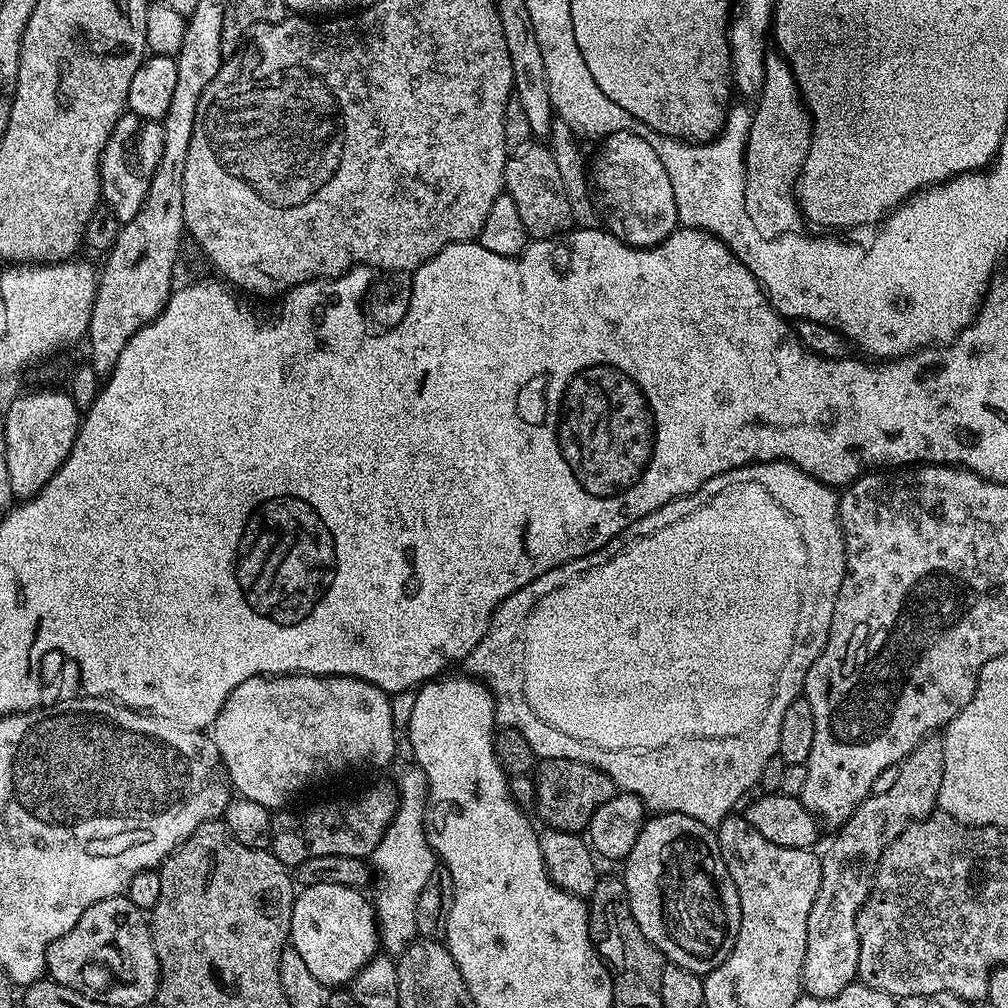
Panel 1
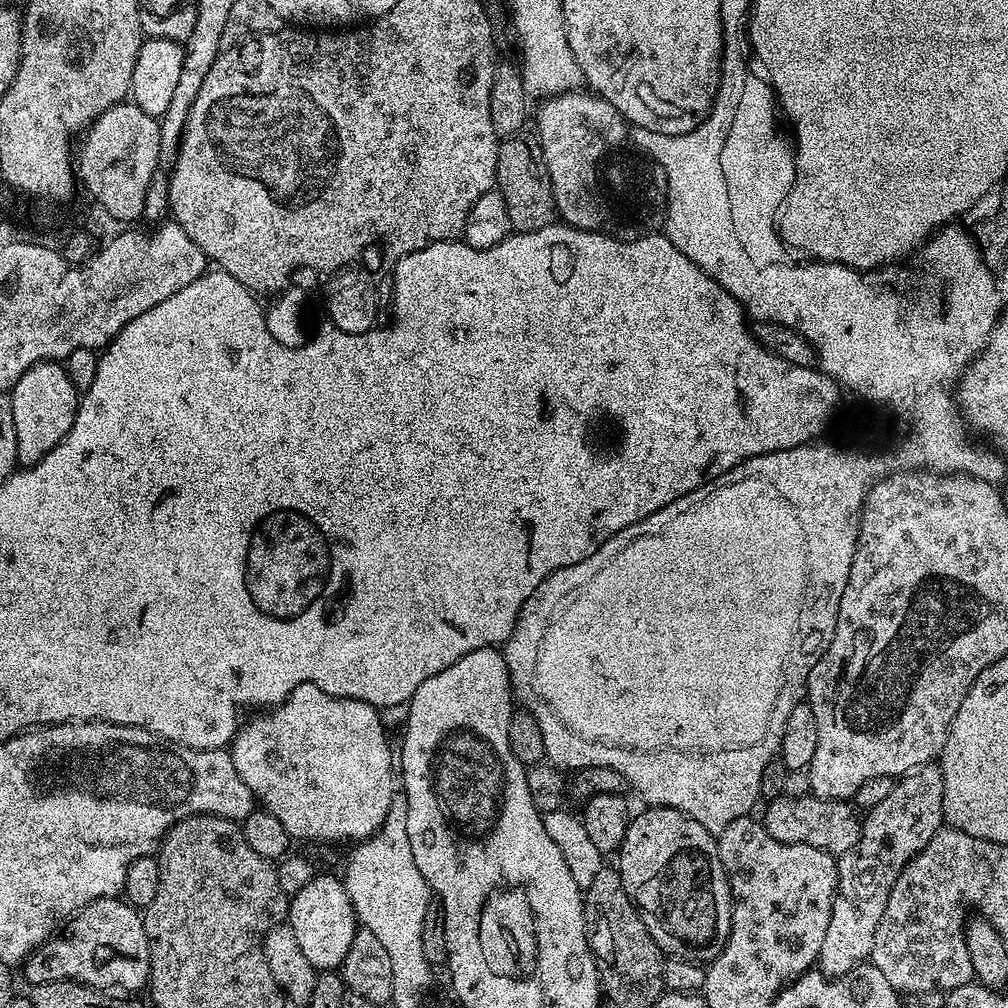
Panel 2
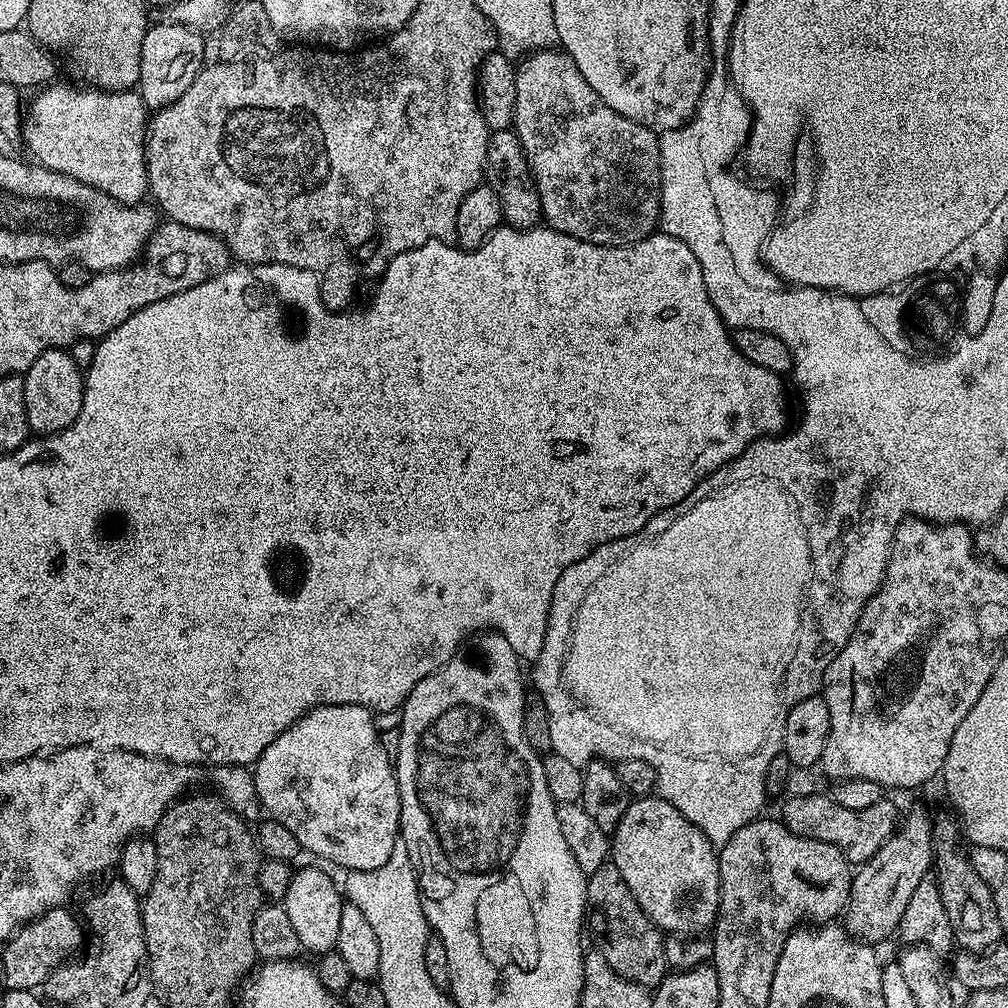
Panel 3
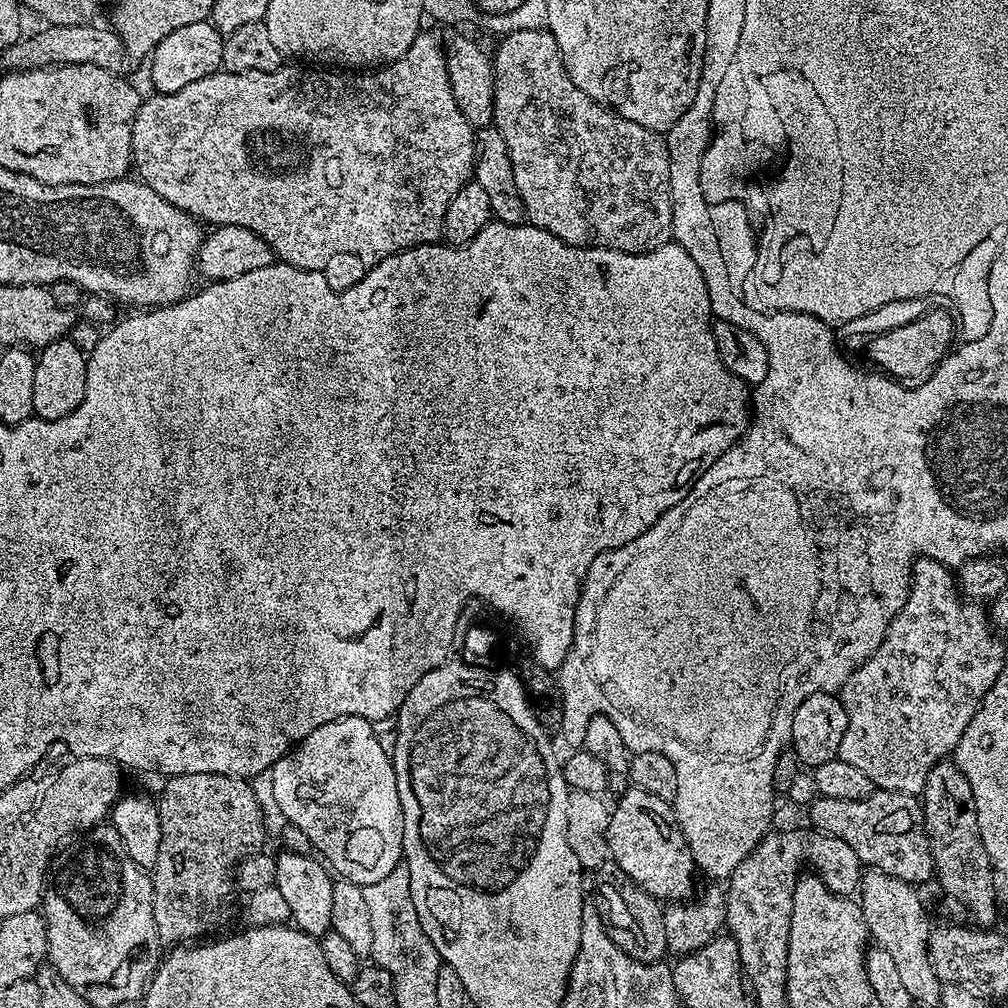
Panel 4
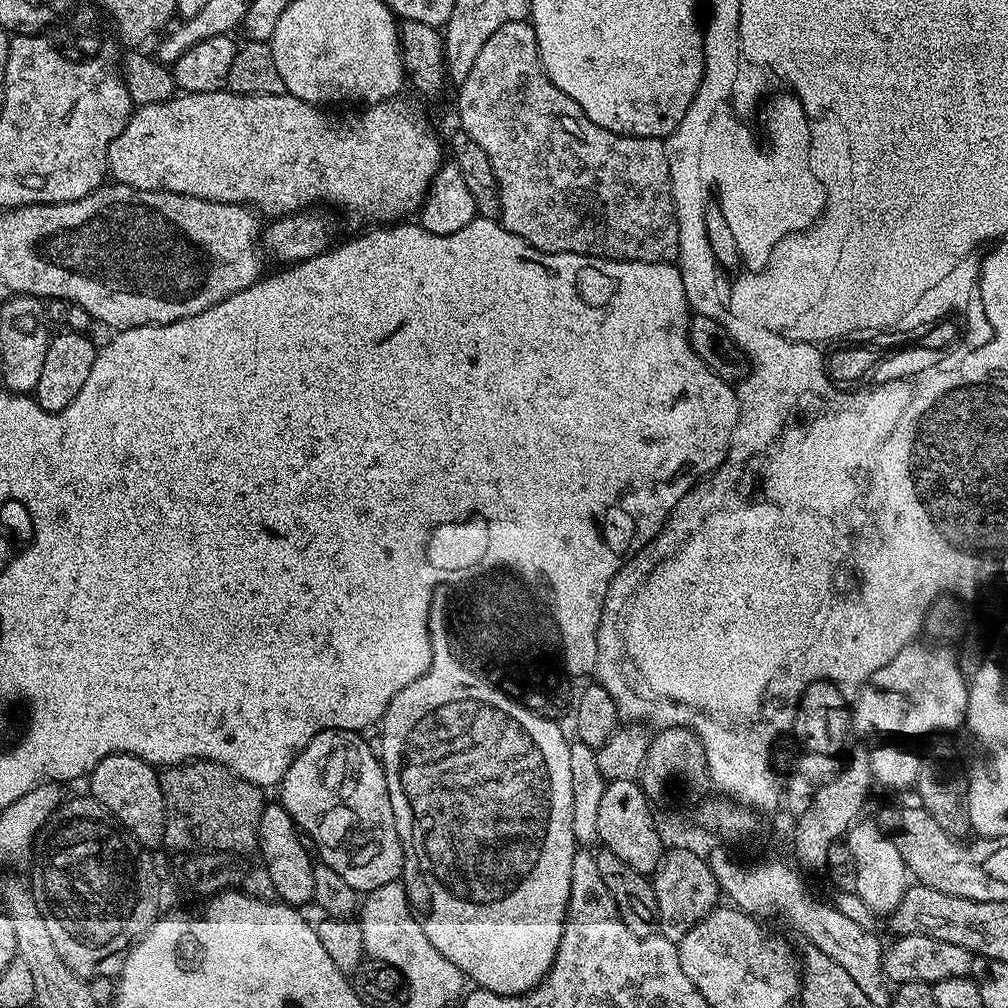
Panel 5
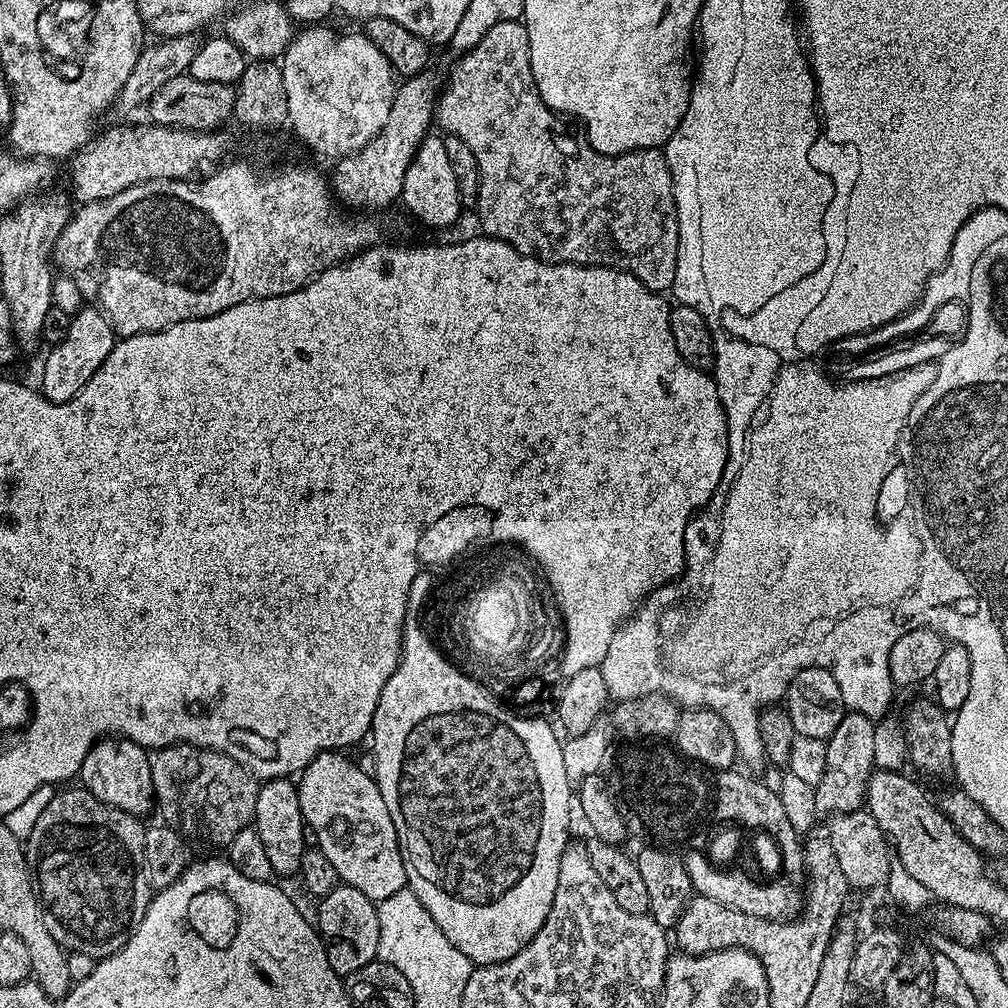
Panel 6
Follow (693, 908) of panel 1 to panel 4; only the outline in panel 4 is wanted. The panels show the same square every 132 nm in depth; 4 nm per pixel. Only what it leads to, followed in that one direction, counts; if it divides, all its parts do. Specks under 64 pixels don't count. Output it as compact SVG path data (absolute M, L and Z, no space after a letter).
M629 787L627 792L619 793L617 800L620 801L616 808L614 804L608 818L608 851L611 859L622 866L627 876L654 899L661 902L683 902L689 899L693 895L692 879L698 876L698 869L671 803L654 794L646 794L646 790L633 787Z

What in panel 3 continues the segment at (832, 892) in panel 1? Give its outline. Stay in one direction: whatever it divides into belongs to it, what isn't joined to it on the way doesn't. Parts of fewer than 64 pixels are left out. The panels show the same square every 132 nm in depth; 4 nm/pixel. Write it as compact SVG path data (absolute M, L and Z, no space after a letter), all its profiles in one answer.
M916 808L908 816L908 821L901 823L884 845L864 864L855 869L852 878L852 889L849 892L847 907L842 913L842 924L849 936L873 946L879 945L879 940L895 933L905 919L904 911L914 898L914 890L929 875L934 864L934 845L932 843L933 817L927 816L922 809Z

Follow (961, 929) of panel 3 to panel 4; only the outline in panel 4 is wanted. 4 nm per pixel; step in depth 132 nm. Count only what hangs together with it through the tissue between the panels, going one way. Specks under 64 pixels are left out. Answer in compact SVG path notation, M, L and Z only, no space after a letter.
M945 758L935 764L930 770L930 774L926 774L926 782L924 783L924 791L922 793L922 807L924 810L924 832L928 836L928 845L932 851L932 870L934 873L935 883L940 883L940 888L949 896L952 900L957 900L962 907L968 911L968 916L973 925L979 926L985 930L991 929L992 924L996 920L996 884L992 881L994 877L992 863L990 858L986 854L986 846L982 846L982 834L978 830L978 814L976 813L976 807L974 806L974 794L970 790L970 782L966 782L966 774L962 774L962 770L956 765L955 759Z

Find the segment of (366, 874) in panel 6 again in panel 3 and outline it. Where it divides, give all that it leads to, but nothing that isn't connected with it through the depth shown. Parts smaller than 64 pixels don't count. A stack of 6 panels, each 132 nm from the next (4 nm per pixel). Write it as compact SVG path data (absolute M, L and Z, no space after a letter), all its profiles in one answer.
M319 704L262 750L252 772L261 809L282 822L305 853L313 852L354 872L372 870L386 862L400 834L400 791L394 764L379 741L372 718L369 709L357 704Z

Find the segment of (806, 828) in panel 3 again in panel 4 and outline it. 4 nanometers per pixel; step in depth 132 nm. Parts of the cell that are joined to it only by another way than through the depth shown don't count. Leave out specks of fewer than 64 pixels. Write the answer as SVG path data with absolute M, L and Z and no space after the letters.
M874 790L858 802L842 802L842 798L817 795L806 812L817 832L840 838L854 850L861 865L879 870L921 886L933 879L932 851L924 832L924 810L915 795L906 792Z

